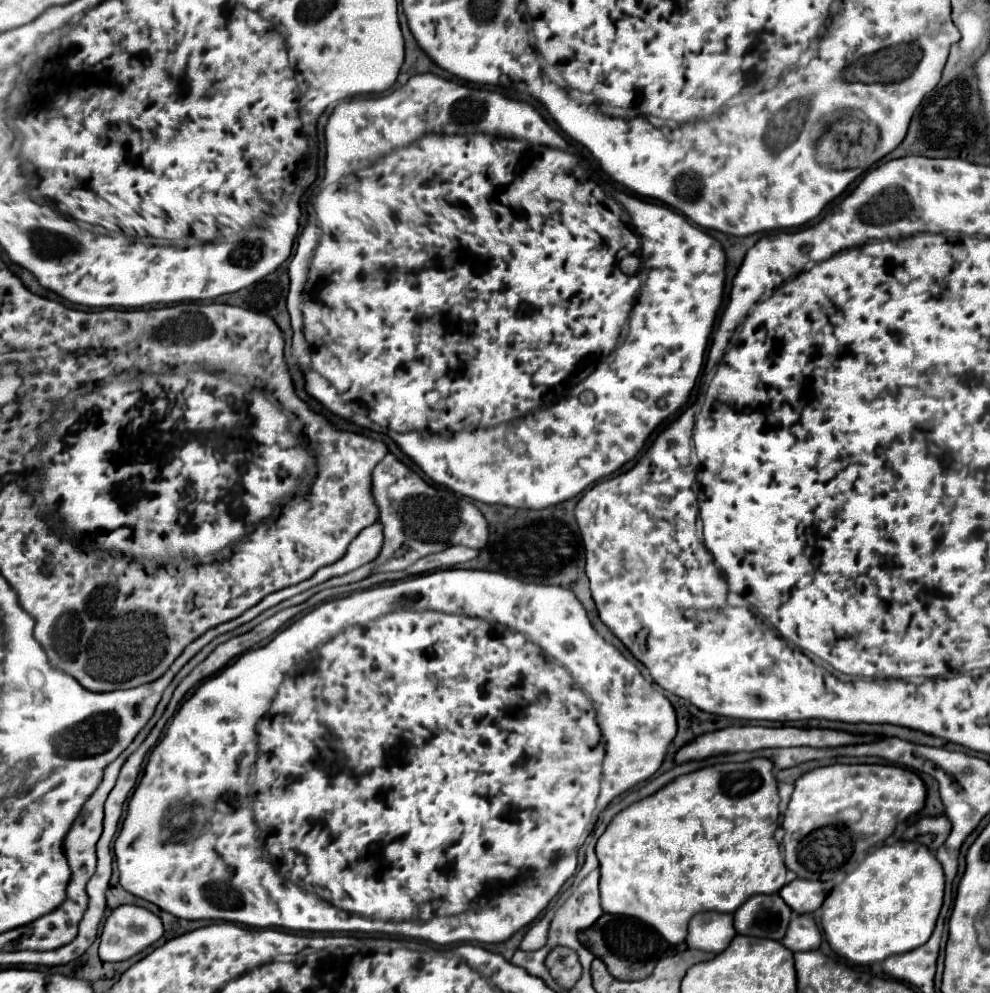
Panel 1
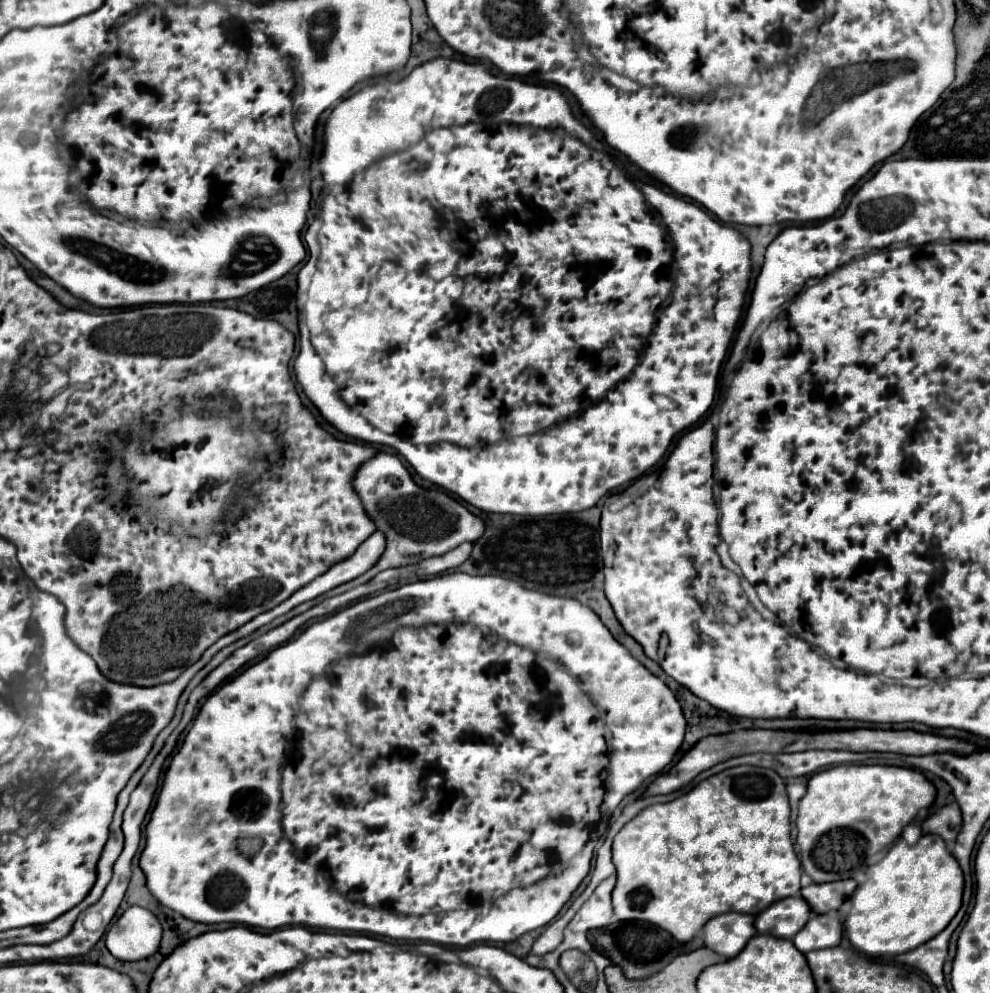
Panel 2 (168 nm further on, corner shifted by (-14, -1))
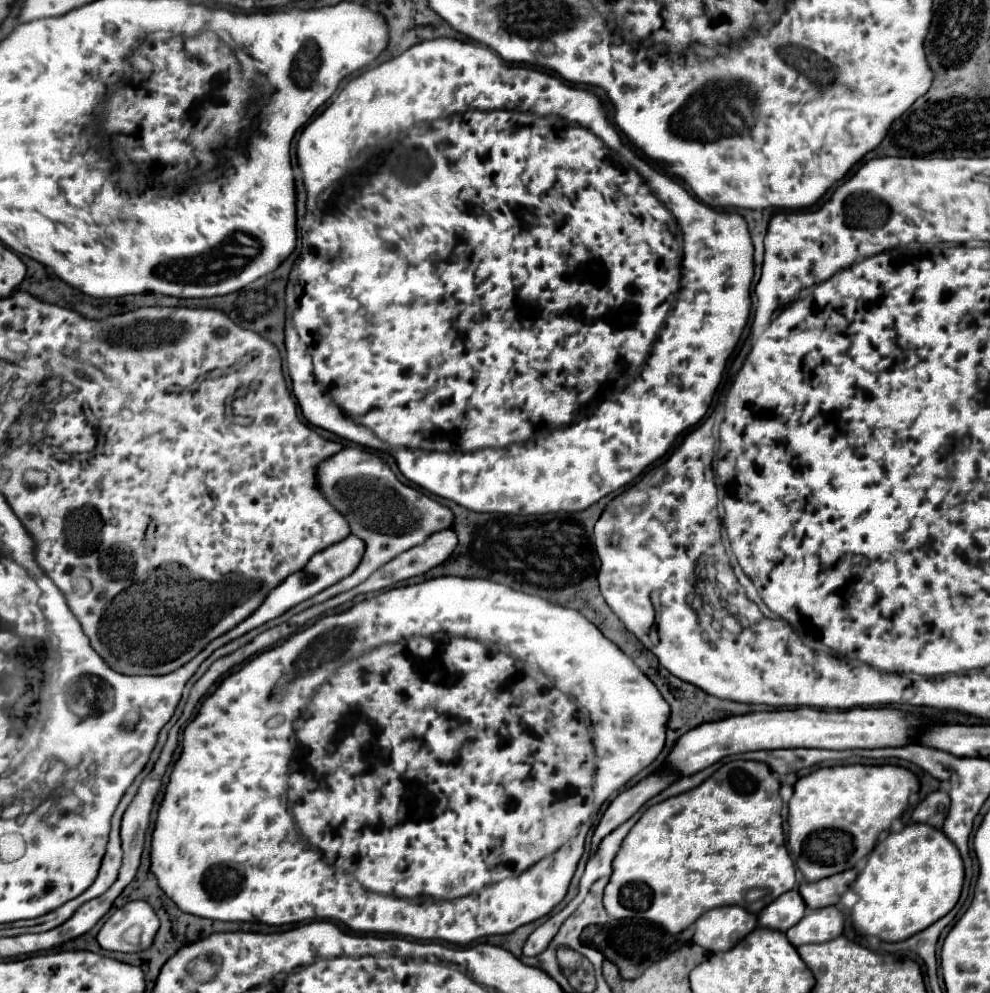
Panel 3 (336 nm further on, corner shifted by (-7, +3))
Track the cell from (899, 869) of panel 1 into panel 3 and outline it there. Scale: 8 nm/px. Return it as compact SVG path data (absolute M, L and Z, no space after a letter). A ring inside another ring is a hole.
M923 823L905 825L899 833L889 833L875 845L865 869L851 885L861 897L853 907L851 919L859 931L885 941L907 939L939 921L957 905L963 879L965 869L959 849L943 831Z

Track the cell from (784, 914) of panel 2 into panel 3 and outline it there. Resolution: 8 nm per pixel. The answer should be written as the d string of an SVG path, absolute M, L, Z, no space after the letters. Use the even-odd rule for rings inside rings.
M793 889L793 891L783 893L771 905L767 905L759 913L759 923L763 927L785 933L789 927L793 927L795 923L799 923L805 917L805 911L807 911L807 905L805 905L803 897Z

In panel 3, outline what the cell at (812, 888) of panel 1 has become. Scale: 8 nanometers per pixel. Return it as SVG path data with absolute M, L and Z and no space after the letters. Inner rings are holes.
M849 869L843 873L837 873L835 877L827 877L823 881L815 881L815 883L803 883L799 893L805 899L805 903L811 909L819 909L819 907L829 907L829 905L837 905L841 895L851 887L851 883L857 877L857 869Z

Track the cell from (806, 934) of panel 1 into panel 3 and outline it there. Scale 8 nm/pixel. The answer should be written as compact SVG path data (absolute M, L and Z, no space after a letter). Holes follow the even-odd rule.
M831 905L827 909L807 911L807 915L787 931L787 939L799 947L805 943L825 943L843 933L843 913Z

